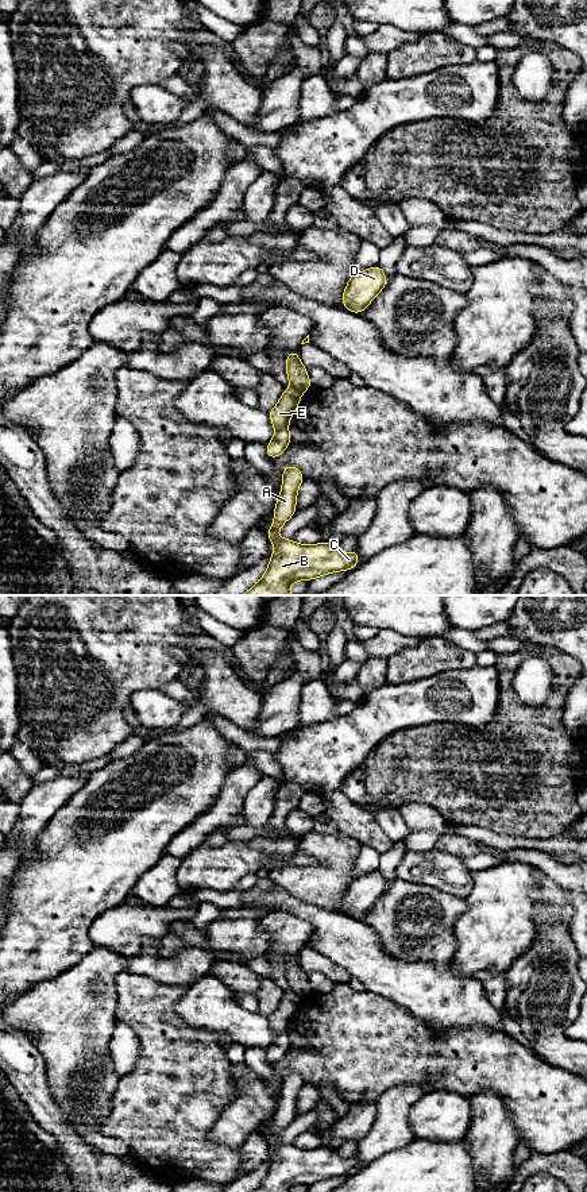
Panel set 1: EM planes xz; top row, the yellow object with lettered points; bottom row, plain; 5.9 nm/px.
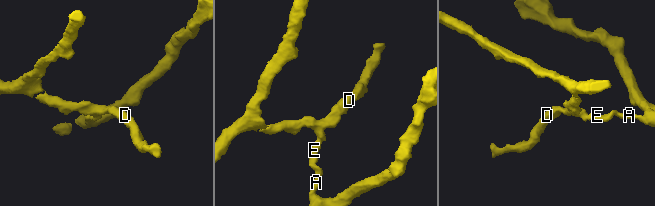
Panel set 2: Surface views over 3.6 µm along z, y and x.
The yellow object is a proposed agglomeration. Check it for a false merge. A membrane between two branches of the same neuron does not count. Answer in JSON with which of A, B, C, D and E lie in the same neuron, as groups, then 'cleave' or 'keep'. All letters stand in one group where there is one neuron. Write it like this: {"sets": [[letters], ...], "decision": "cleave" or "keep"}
{"sets": [["A", "B", "C", "E"], ["D"]], "decision": "cleave"}

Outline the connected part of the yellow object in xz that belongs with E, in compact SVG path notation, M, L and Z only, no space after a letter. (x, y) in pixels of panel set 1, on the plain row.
M294 992L285 994L277 1011L269 1015L270 1026L275 1033L273 1045L266 1050L270 1064L278 1062L290 1050L289 1025L298 1012L302 998Z

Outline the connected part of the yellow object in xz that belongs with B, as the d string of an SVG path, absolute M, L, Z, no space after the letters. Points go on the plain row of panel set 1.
M285 1071L282 1075L282 1095L274 1114L274 1127L266 1134L269 1146L274 1147L274 1157L266 1177L254 1192L290 1192L296 1185L312 1185L355 1173L359 1168L356 1154L343 1158L337 1150L324 1146L304 1150L277 1141L281 1131L297 1116L297 1096L305 1084L297 1072Z

